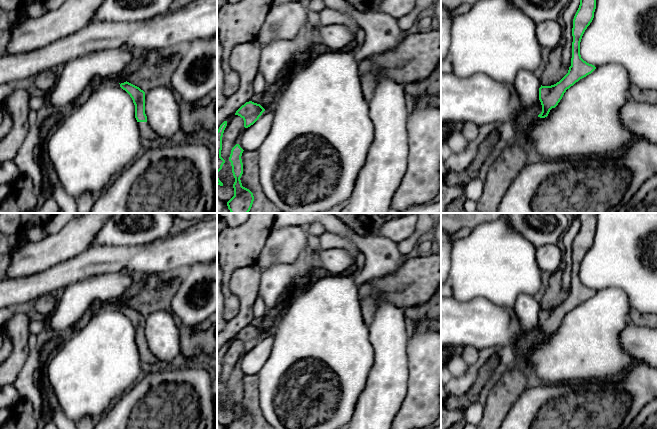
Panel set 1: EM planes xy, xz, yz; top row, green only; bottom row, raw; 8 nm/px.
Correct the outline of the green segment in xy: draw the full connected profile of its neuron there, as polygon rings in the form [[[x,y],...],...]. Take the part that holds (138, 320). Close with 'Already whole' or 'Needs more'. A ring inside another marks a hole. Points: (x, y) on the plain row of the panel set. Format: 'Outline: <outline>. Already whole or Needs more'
Outline: [[[127,305],[121,307],[120,311],[125,314],[133,324],[135,329],[135,342],[138,346],[140,360],[143,366],[146,369],[164,367],[147,345],[147,340],[145,338],[145,316]]]. Needs more

